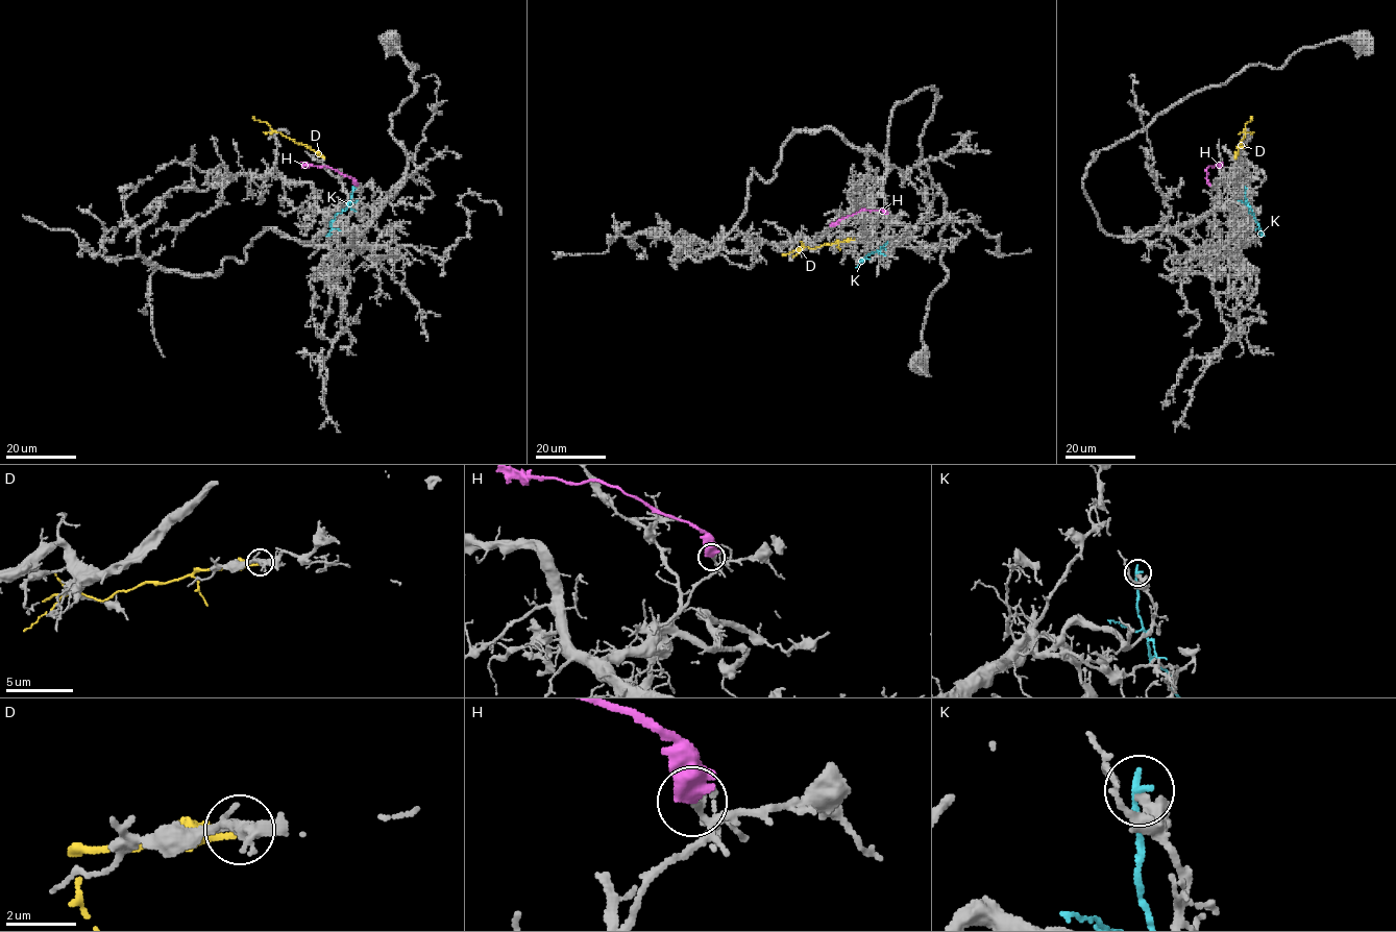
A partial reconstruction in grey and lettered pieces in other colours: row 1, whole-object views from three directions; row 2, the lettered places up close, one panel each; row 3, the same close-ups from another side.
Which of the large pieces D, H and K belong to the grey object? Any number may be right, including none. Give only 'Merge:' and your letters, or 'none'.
Merge: none

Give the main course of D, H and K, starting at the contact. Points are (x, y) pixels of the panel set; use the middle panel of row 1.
D: (854, 239), (813, 249), (803, 247), (782, 254)
H: (885, 213), (881, 210), (861, 210), (829, 226)
K: (884, 249), (868, 254), (856, 268)

